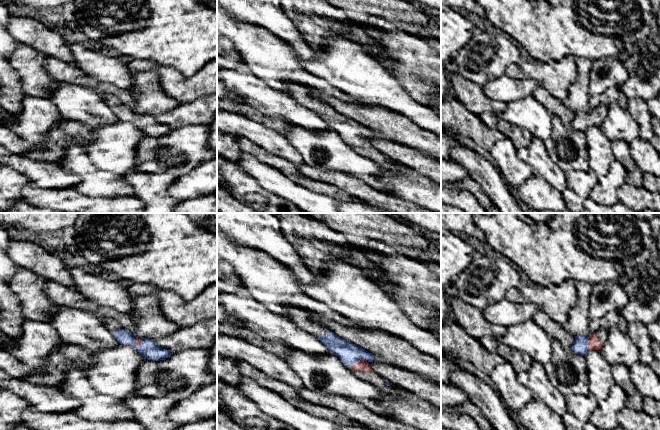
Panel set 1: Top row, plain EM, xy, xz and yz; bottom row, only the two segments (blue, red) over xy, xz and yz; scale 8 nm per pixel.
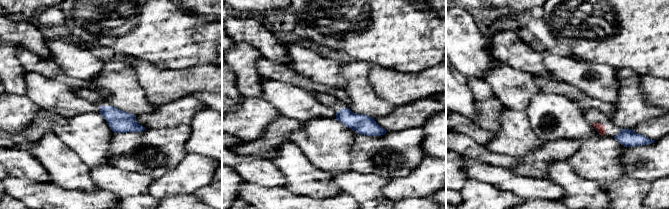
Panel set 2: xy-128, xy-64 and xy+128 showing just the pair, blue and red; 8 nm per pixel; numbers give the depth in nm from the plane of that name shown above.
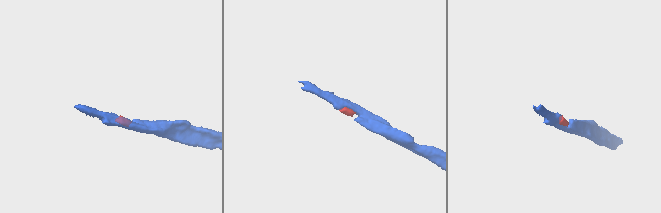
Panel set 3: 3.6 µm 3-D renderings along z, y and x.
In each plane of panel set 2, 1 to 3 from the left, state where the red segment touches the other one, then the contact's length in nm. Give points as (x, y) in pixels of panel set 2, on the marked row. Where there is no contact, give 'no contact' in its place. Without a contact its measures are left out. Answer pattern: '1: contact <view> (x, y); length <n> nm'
1: no contact
2: no contact
3: no contact

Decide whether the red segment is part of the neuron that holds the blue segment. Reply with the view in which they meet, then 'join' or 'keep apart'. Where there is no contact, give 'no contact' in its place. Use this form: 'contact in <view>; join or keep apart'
contact in xz; join

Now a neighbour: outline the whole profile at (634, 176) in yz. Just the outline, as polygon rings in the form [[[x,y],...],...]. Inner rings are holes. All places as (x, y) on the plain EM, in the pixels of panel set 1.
[[[621,140],[612,141],[612,148],[615,160],[618,160],[626,169],[625,183],[636,187],[643,187],[644,173],[633,160],[628,143]]]

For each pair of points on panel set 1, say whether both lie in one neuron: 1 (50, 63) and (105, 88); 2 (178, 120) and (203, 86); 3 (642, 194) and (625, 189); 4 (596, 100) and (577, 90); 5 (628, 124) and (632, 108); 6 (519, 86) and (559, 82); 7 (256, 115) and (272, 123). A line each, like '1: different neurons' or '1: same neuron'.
1: same neuron
2: different neurons
3: same neuron
4: different neurons
5: different neurons
6: different neurons
7: same neuron

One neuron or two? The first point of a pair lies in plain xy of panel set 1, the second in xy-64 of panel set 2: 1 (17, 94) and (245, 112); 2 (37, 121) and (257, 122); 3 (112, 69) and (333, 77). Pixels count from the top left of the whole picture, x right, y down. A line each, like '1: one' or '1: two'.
1: two
2: one
3: one

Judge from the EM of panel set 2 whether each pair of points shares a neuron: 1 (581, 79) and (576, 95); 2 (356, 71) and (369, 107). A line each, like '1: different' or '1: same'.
1: different
2: same

